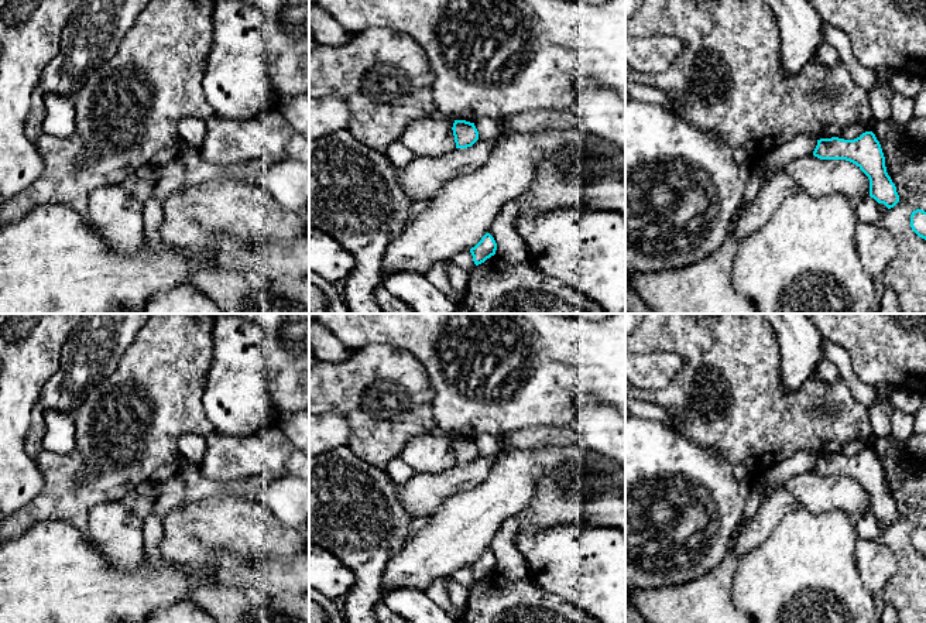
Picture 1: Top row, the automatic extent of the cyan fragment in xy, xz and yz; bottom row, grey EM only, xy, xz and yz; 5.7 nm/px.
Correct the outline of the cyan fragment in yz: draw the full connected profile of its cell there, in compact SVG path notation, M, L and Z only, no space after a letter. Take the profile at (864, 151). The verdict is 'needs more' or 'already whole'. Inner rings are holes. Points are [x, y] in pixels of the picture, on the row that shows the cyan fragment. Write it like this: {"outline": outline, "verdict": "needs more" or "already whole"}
{"outline": "M872 131L854 140L820 138L813 151L820 160L846 160L855 164L870 179L870 196L888 209L899 202L896 186L886 172L885 157Z", "verdict": "already whole"}

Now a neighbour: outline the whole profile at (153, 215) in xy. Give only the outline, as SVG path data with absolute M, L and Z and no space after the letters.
M150 199L143 203L143 233L145 243L152 249L152 251L158 251L164 244L160 236L160 225L162 219L162 205L158 201Z

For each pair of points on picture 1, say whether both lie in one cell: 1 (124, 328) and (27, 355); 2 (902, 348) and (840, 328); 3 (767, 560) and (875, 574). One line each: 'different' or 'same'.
1: different
2: same
3: different

